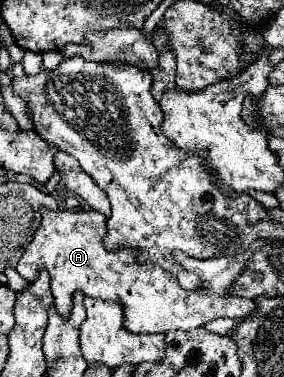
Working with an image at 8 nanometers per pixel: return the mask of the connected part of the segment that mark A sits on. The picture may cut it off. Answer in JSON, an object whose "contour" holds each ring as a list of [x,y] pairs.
{"contour":[[[43,209],[43,221],[41,227],[37,229],[37,233],[33,235],[31,245],[25,249],[19,265],[17,265],[17,273],[33,283],[33,279],[37,279],[39,267],[45,267],[51,275],[51,291],[55,297],[55,309],[59,315],[67,315],[69,317],[69,309],[71,309],[71,299],[75,291],[83,291],[83,295],[87,297],[95,297],[95,299],[111,299],[117,301],[123,309],[125,309],[125,321],[123,327],[131,333],[165,333],[171,329],[197,329],[201,325],[205,325],[207,321],[213,321],[217,317],[231,317],[235,321],[241,321],[245,315],[249,315],[249,311],[253,311],[255,301],[251,299],[241,299],[241,297],[231,297],[229,295],[229,283],[233,283],[233,279],[241,273],[245,261],[249,261],[249,257],[253,255],[253,251],[257,251],[259,247],[265,245],[265,241],[255,241],[252,243],[249,251],[232,257],[215,257],[215,259],[193,259],[187,257],[185,253],[179,251],[179,261],[187,271],[197,273],[203,279],[203,287],[199,291],[185,291],[179,283],[177,277],[157,265],[151,263],[139,263],[135,259],[135,251],[133,249],[117,249],[117,251],[107,251],[103,245],[103,237],[105,237],[105,217],[97,211],[49,211]]]}

